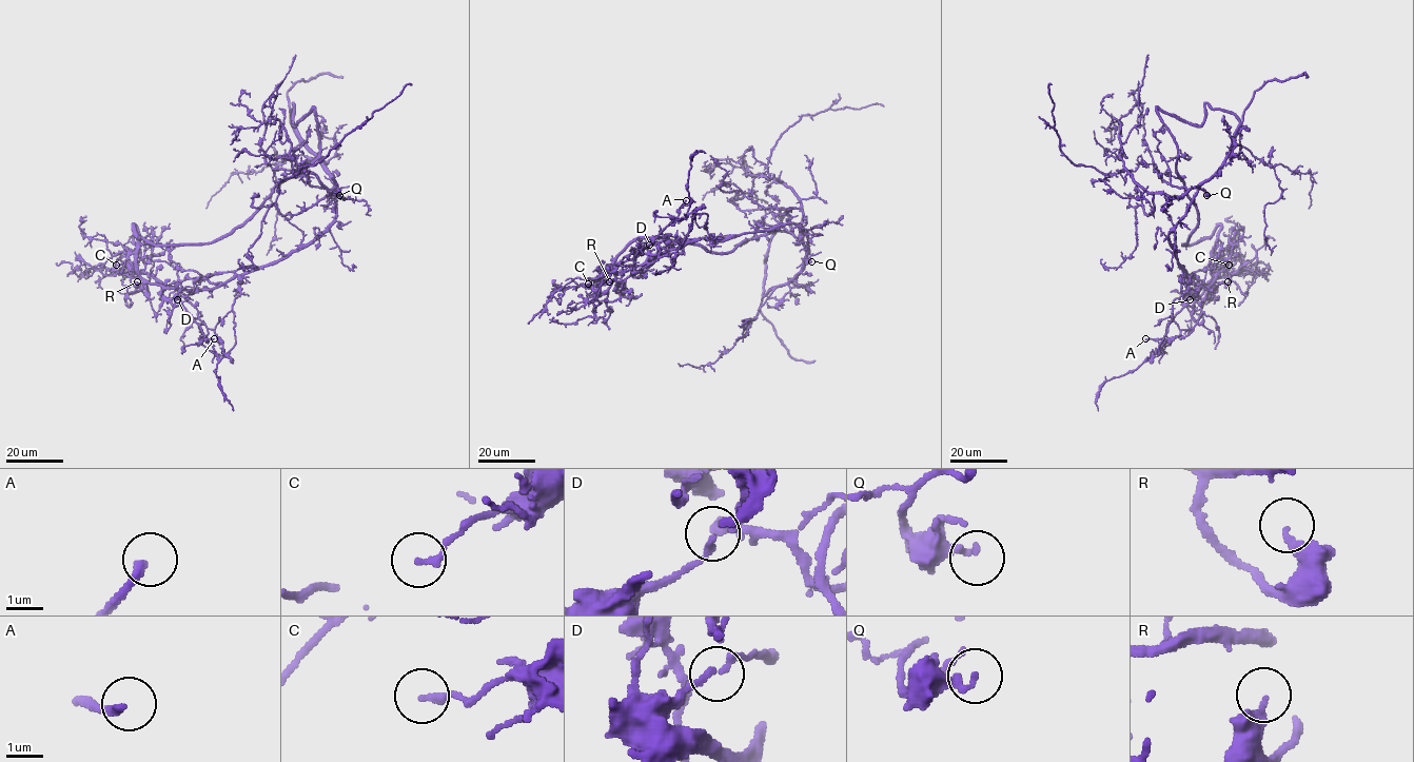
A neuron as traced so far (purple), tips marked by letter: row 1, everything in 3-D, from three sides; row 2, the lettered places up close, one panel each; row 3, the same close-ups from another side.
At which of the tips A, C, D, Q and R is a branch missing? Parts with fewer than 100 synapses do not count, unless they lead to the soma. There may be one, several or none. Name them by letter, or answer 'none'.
none

